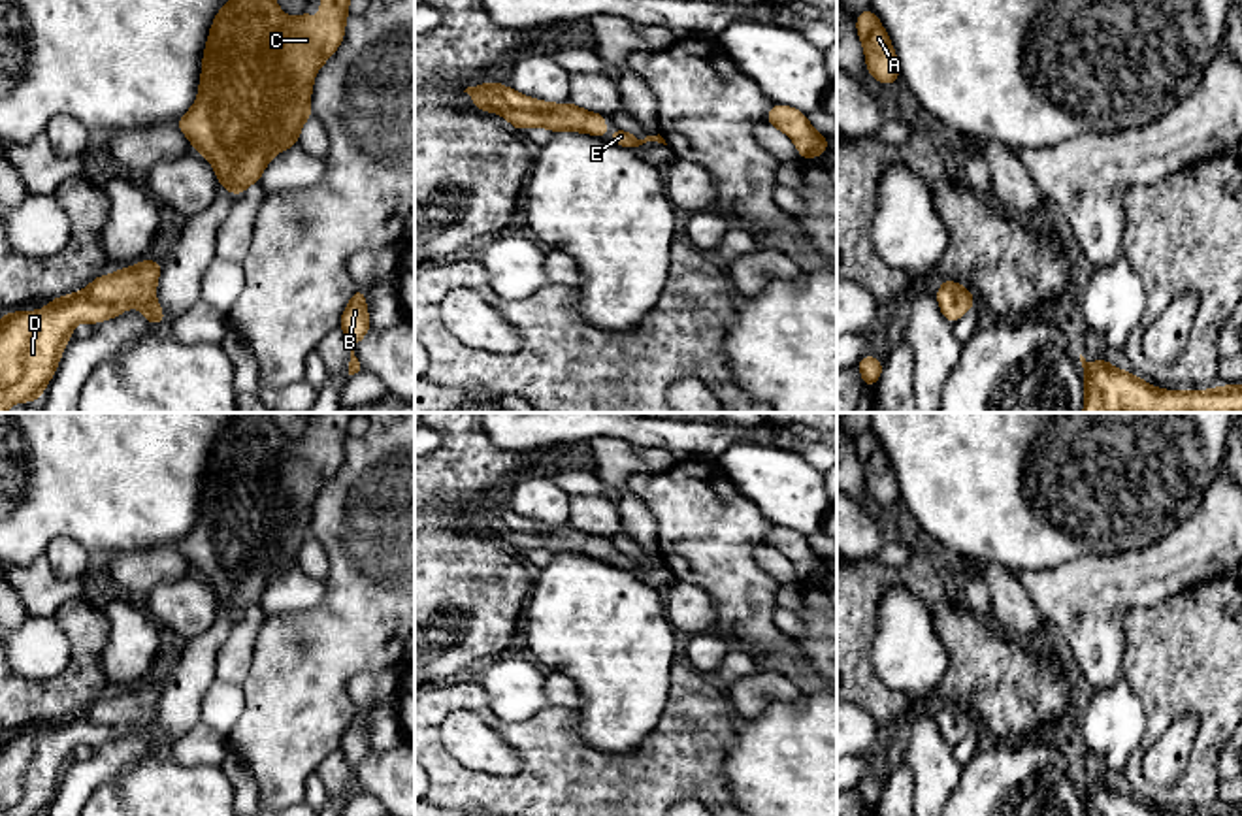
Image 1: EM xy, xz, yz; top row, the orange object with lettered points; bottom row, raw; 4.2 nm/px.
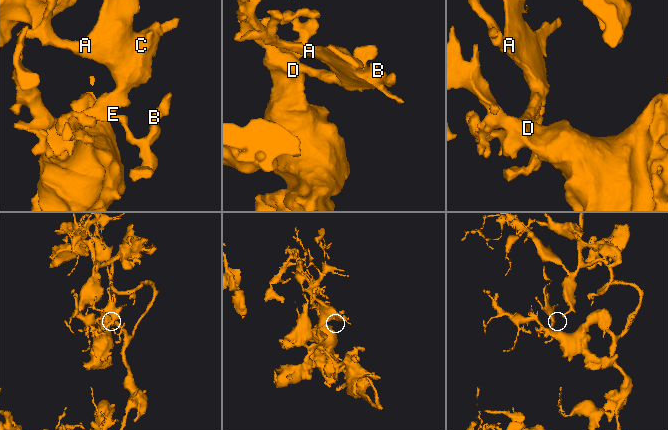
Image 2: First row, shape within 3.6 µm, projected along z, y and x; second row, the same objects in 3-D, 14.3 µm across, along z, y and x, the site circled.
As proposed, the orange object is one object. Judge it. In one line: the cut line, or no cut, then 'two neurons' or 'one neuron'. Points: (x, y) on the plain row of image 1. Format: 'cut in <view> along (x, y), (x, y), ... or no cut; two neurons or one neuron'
no cut; one neuron

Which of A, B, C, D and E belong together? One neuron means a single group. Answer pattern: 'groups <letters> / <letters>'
groups A B C D E

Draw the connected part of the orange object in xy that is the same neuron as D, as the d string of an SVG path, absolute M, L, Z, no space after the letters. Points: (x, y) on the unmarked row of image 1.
M147 678L132 690L98 697L87 710L55 720L41 733L17 733L0 739L0 816L43 816L77 744L98 746L123 737L130 727L136 727L153 750L164 744L166 735L155 720L162 686L164 682L153 684Z

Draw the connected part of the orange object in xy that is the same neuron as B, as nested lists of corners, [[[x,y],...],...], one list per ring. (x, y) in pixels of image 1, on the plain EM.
[[[358,709],[352,714],[351,724],[341,737],[339,750],[345,754],[351,771],[349,797],[354,797],[360,793],[360,784],[354,778],[354,769],[371,752],[364,710]]]

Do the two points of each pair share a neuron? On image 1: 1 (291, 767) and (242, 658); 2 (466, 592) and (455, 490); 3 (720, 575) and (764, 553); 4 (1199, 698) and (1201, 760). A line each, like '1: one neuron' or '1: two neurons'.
1: two neurons
2: one neuron
3: two neurons
4: one neuron

